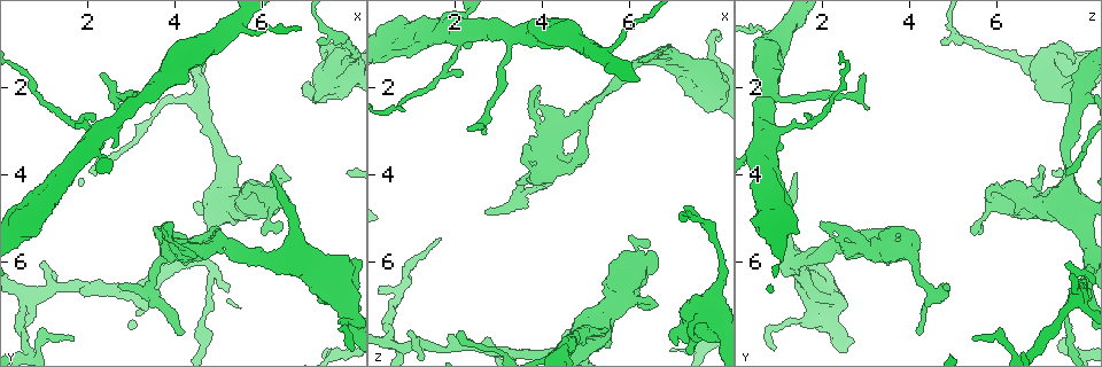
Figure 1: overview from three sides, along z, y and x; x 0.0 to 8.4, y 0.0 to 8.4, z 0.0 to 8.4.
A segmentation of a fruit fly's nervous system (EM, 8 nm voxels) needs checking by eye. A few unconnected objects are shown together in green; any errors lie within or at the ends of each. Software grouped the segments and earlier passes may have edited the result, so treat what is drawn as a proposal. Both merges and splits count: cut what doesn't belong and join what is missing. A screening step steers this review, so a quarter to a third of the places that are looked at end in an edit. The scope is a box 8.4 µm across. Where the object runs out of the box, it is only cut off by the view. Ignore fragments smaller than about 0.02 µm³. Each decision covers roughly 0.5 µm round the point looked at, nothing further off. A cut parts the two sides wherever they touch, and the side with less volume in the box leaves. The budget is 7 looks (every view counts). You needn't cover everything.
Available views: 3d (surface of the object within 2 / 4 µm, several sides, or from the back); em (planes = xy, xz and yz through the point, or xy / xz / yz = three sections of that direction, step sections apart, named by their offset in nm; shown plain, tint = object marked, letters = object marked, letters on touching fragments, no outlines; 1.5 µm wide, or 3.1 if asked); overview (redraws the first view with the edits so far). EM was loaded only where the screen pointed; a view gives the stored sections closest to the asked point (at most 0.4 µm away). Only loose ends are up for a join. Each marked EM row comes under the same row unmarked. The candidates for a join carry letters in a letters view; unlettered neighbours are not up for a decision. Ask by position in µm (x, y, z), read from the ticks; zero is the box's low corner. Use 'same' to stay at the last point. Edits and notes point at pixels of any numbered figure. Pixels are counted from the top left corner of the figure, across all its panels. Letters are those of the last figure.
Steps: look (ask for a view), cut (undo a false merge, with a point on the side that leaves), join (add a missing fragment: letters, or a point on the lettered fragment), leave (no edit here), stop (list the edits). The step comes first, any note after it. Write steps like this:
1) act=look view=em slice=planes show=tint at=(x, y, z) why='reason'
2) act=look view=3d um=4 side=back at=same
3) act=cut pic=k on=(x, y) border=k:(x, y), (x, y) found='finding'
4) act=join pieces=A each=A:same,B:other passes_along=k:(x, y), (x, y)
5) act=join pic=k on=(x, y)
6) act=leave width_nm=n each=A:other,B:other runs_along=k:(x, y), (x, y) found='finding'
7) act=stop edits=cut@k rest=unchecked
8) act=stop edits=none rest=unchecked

act=look view=em slice=planes show=letters at=(3.65, 6.00, 4.05) why='small branch off a trunk'

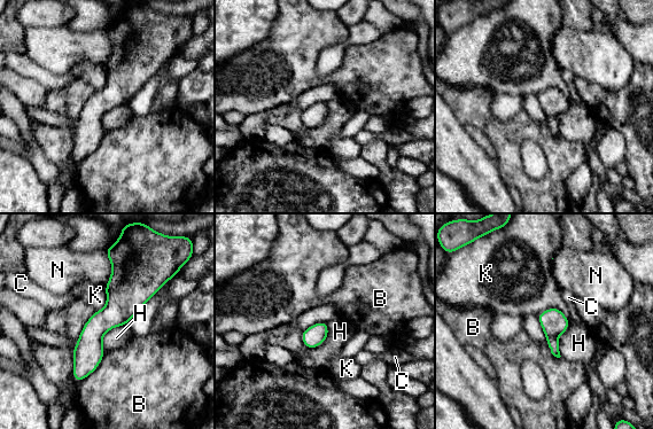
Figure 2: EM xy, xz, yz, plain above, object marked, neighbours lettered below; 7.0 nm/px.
act=leave each=B:other,C:other,H:other,K:other,N:other runs_along=2:(110, 256), (118, 306), (78, 379) found='all the same neuron'

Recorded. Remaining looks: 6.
act=look view=3d um=4 at=(4.10, 7.60, 4.15) why='an open end'

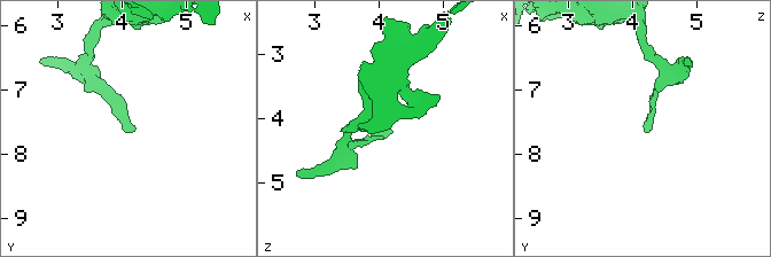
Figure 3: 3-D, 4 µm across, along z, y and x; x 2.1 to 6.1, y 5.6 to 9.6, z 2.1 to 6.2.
act=look view=em slice=planes show=letters at=(4.15, 7.65, 4.20)

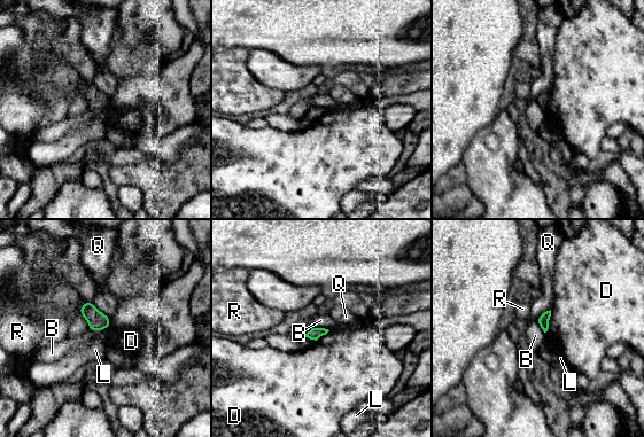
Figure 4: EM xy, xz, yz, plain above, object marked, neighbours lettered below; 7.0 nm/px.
act=leave each=B:other,D:other,L:other,Q:other,R:other border=4:(110, 325), (99, 330), (88, 329) found='no lettered fragment goes on from it'

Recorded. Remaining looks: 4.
act=look view=em slice=planes show=tint at=(1.00, 6.10, 7.60) why='free end'

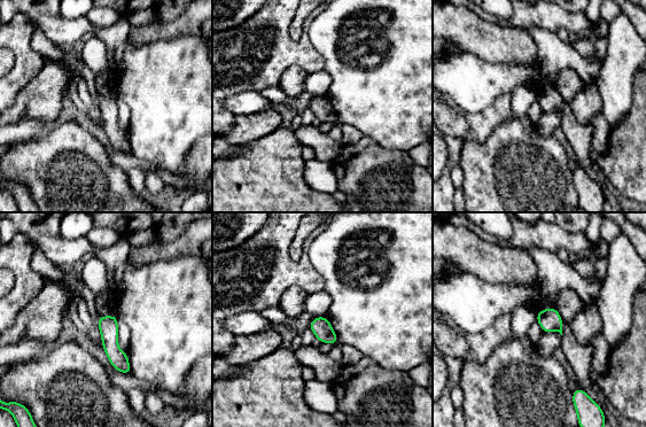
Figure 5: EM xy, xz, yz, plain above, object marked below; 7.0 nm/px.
act=look view=em slice=planes show=letters at=same

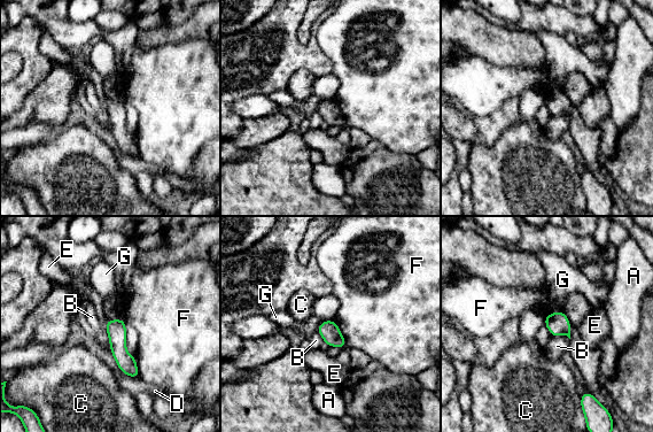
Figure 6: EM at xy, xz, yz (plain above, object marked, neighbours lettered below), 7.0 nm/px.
act=leave each=A:other,B:other,C:other,D:other,E:other,F:other,G:other border=6:(133, 355), (140, 377) found='none of them fits'

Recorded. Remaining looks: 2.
act=stop edits=none rest=unchecked

